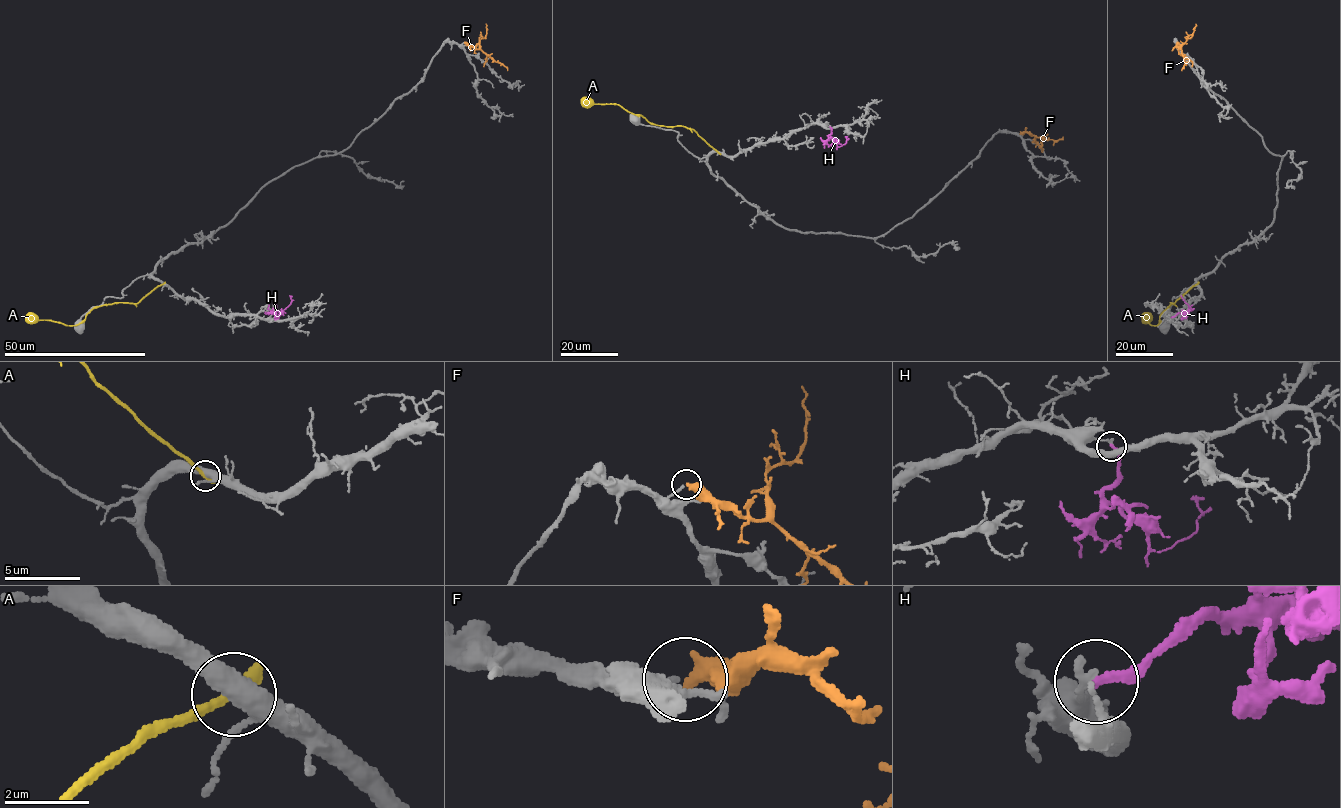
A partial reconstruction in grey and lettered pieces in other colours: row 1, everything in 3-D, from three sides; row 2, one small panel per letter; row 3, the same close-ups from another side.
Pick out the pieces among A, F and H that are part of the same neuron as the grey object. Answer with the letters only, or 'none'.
none

